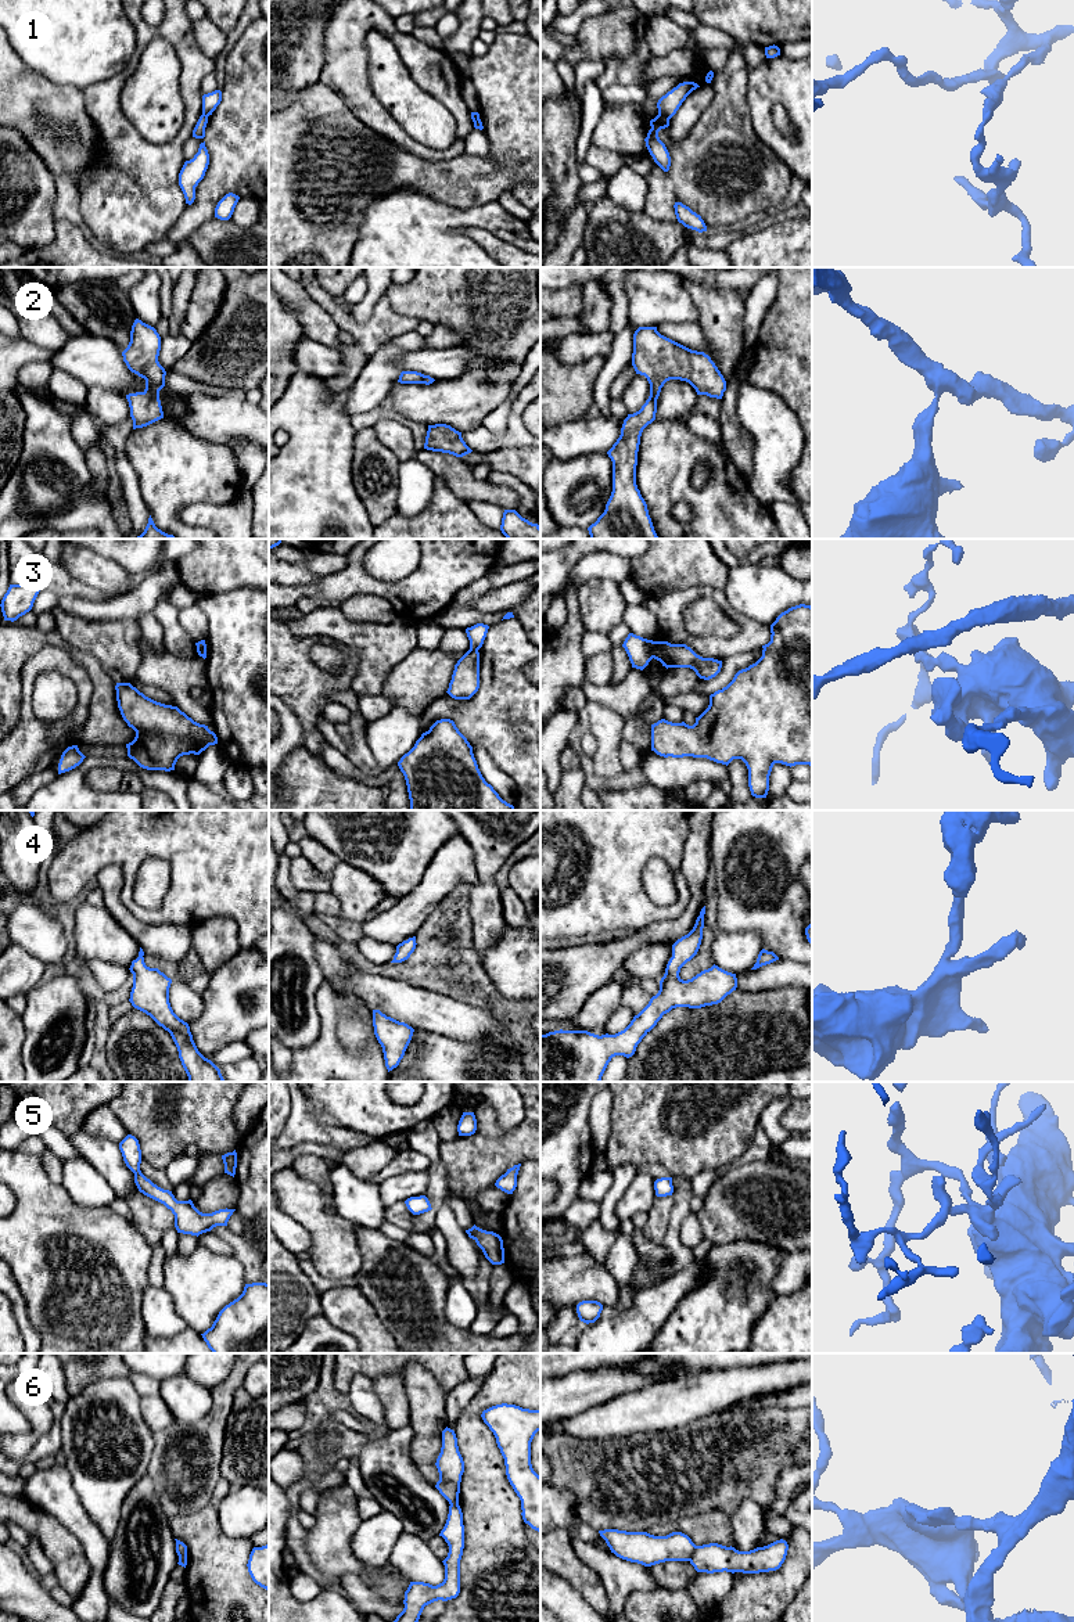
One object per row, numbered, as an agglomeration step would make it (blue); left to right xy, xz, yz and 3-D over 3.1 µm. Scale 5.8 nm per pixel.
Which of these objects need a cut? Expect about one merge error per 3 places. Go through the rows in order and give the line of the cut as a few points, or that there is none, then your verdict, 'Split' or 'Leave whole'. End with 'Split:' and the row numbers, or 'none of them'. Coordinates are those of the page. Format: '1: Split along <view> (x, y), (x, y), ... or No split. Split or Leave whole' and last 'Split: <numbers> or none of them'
1: Split along yz (658, 112), (670, 118). Split
2: No split. Leave whole
3: Split along yz (654, 642), (652, 657). Split
4: No split. Leave whole
5: No split. Leave whole
6: Split along yz (696, 1546), (688, 1560). Split
Split: 1, 3, 6

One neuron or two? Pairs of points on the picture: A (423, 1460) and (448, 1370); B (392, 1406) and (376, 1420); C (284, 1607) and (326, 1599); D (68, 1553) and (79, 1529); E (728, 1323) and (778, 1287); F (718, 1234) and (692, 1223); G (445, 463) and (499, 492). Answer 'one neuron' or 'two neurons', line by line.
A: two neurons
B: two neurons
C: one neuron
D: two neurons
E: two neurons
F: two neurons
G: one neuron

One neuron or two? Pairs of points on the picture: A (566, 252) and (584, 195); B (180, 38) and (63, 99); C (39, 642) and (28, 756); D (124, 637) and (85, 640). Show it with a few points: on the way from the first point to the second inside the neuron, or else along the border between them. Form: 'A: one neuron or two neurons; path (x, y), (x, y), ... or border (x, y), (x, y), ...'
A: one neuron; path (570, 238), (581, 209)
B: two neurons; border (81, 90), (86, 112), (92, 121)
C: two neurons; border (67, 647), (40, 648), (22, 666), (20, 679)
D: one neuron; path (114, 639), (94, 639)

